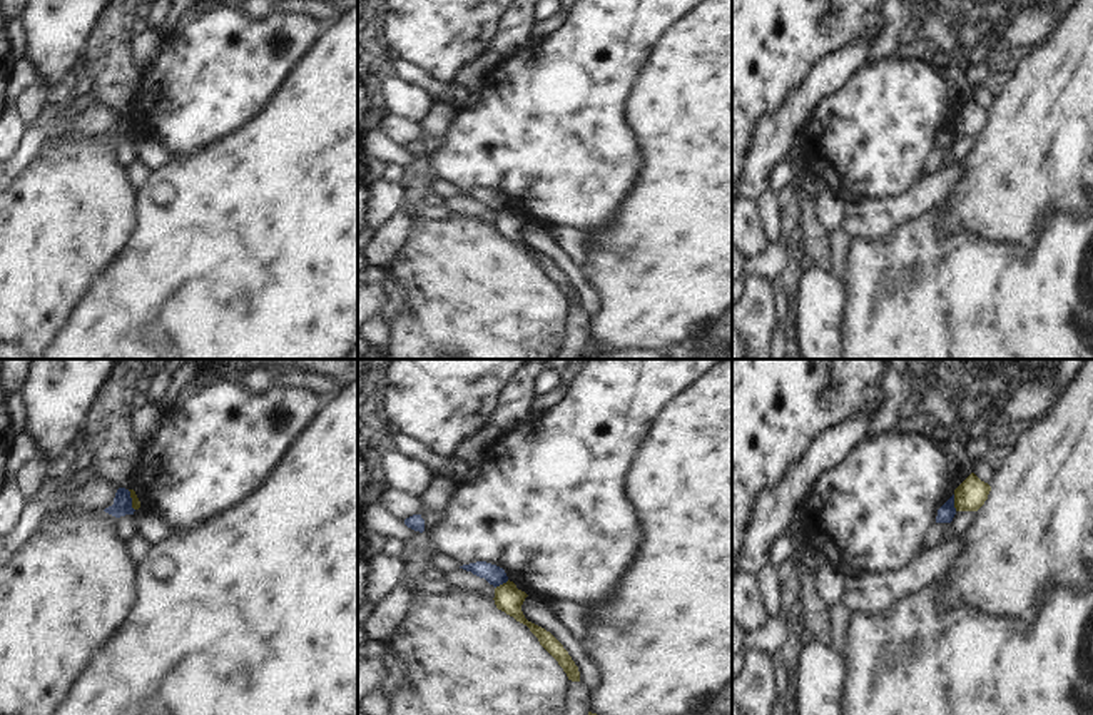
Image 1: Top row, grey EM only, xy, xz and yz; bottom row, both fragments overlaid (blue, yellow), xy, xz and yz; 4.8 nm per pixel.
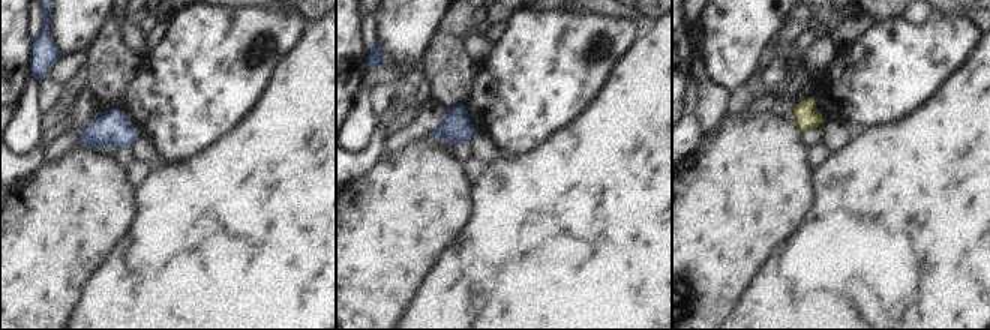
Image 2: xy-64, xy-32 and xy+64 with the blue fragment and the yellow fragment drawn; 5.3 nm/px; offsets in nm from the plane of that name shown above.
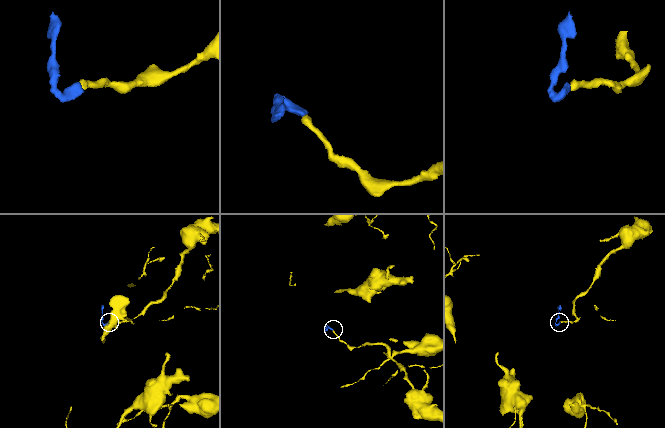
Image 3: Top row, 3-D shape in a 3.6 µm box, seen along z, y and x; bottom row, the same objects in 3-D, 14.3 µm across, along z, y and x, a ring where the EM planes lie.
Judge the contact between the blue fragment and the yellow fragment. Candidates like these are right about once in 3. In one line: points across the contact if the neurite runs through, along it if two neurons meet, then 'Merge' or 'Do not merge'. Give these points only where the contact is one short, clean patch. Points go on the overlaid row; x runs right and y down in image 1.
Boundary: yz (953, 495), (956, 510). Do not merge

